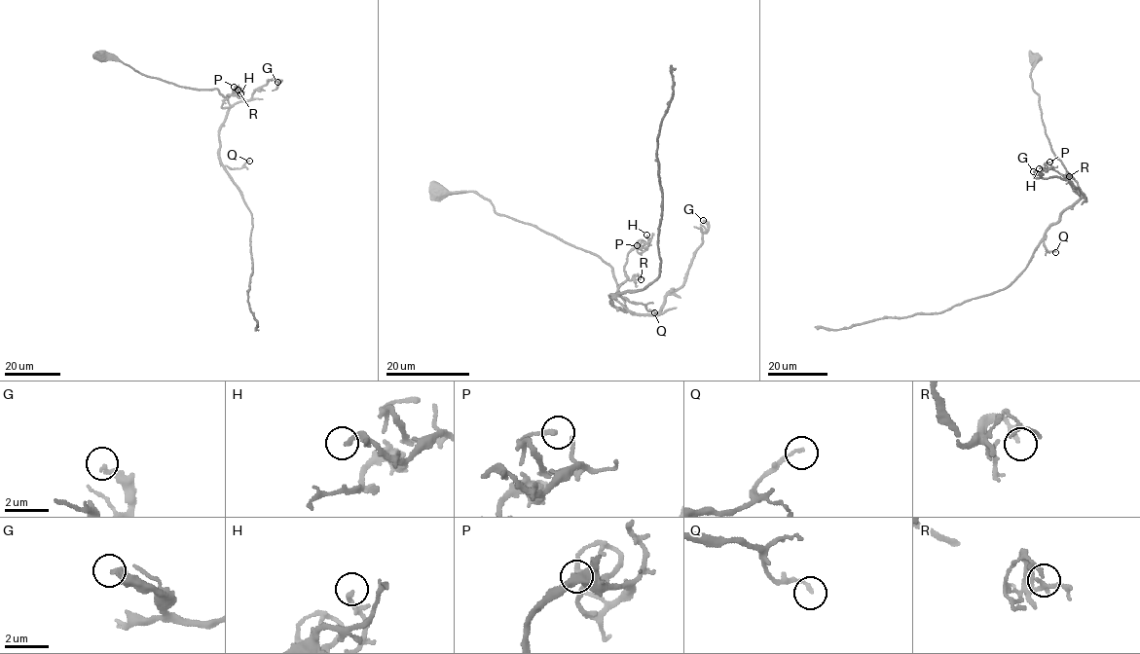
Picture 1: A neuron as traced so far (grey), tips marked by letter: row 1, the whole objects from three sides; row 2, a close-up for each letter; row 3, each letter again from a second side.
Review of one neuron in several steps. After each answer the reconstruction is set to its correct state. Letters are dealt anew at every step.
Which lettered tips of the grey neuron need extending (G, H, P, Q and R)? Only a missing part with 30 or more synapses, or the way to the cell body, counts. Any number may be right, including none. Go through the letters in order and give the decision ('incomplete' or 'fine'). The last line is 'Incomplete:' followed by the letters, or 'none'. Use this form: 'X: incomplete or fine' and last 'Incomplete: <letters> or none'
G: fine
H: fine
P: fine
Q: fine
R: fine
Incomplete: none

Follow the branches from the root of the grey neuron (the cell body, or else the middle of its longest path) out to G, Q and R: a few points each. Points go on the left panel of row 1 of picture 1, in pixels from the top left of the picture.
G: (100, 56), (119, 59), (178, 86), (215, 89), (231, 105), (247, 101), (269, 80), (277, 82)
Q: (100, 56), (119, 59), (178, 86), (217, 90), (229, 104), (219, 131), (221, 163), (238, 168), (249, 161)
R: (100, 56), (119, 59), (142, 74), (178, 86), (215, 89), (229, 102), (224, 108), (223, 100), (238, 90)

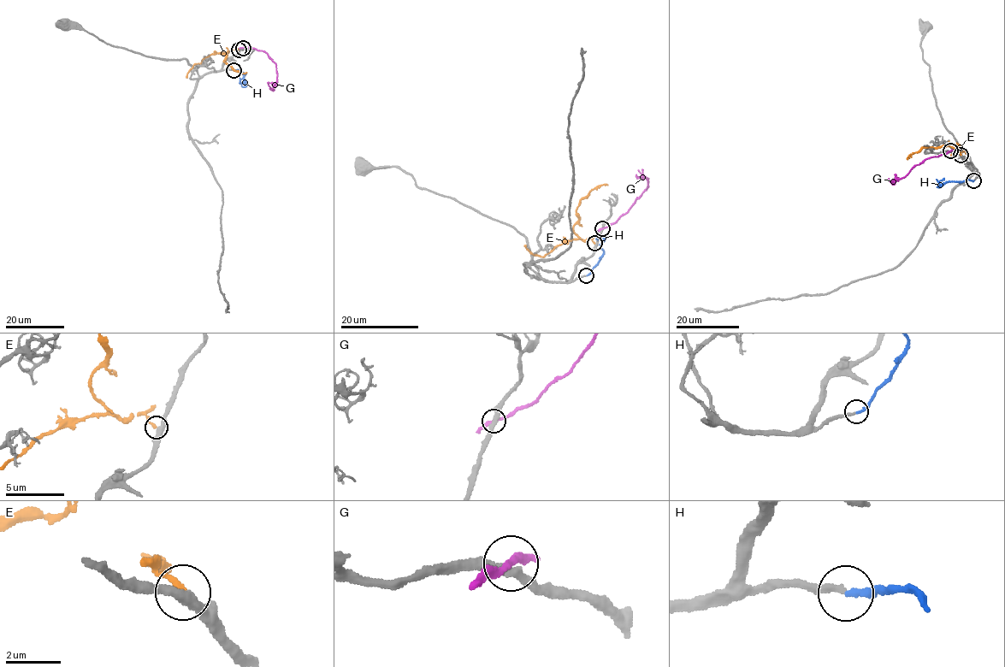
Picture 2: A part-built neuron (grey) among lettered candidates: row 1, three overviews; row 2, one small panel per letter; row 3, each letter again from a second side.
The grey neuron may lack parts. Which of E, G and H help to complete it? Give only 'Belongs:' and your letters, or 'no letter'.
Belongs: H

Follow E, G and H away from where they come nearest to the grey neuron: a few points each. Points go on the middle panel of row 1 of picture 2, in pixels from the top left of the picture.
E: (595, 243), (590, 239), (583, 240), (574, 231), (578, 216), (576, 208), (593, 189), (608, 185)
G: (602, 228), (613, 224), (627, 212), (635, 198), (647, 188), (647, 178), (637, 169)
H: (586, 275), (603, 253), (600, 243), (602, 238), (599, 235), (596, 239)

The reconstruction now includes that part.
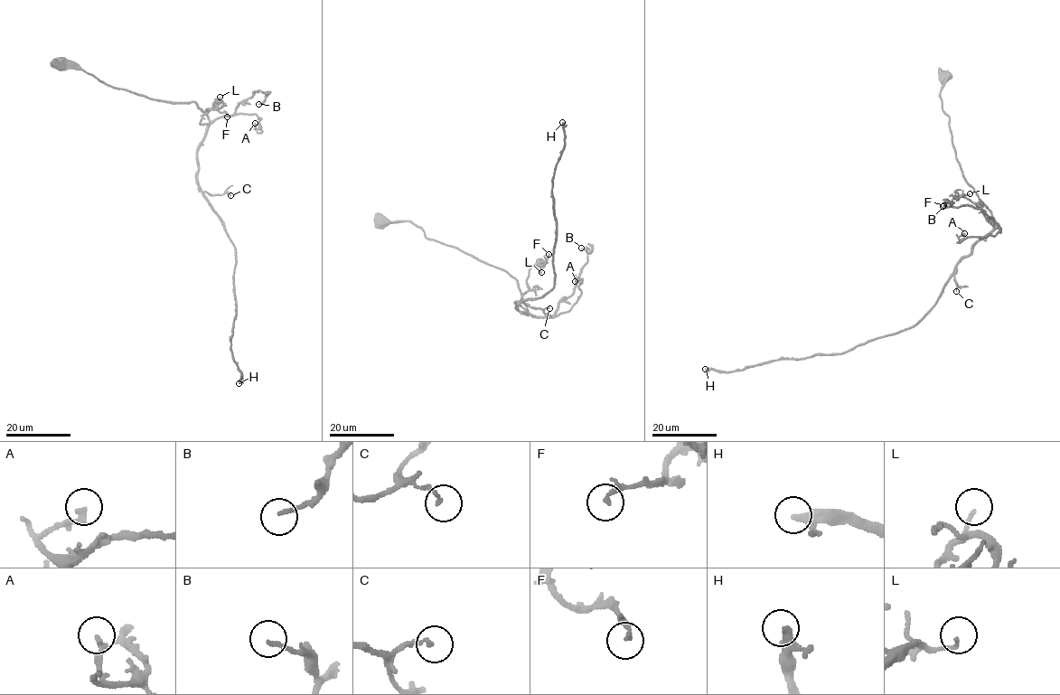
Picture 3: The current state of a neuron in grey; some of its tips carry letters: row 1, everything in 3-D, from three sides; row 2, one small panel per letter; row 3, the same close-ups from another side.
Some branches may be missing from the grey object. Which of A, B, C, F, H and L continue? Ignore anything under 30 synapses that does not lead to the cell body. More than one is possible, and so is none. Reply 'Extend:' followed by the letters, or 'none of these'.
Extend: H

